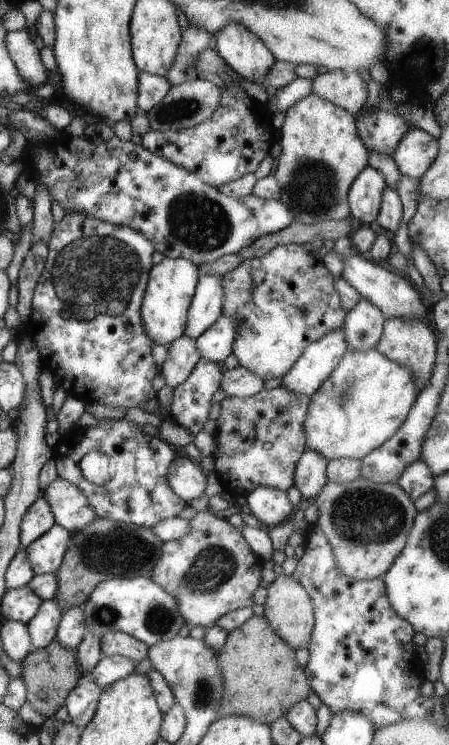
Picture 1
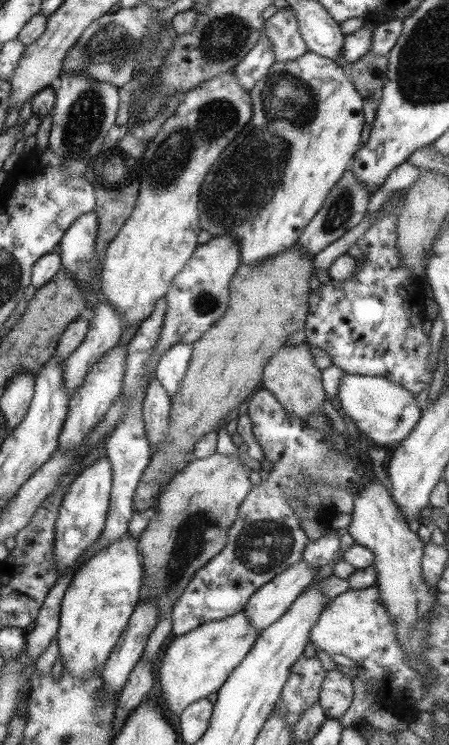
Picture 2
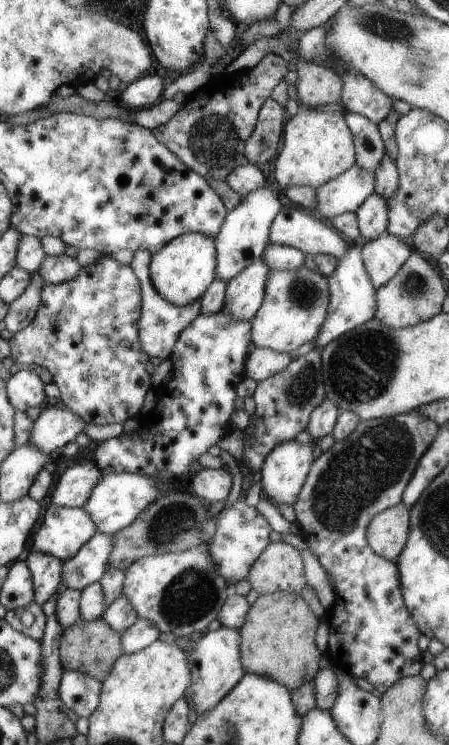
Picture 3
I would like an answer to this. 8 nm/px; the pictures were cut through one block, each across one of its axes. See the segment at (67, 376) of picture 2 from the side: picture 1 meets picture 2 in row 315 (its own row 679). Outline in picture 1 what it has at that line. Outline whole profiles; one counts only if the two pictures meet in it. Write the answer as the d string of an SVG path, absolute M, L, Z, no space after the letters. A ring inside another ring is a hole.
M104 655L91 671L91 678L102 689L135 672L137 663L124 655Z

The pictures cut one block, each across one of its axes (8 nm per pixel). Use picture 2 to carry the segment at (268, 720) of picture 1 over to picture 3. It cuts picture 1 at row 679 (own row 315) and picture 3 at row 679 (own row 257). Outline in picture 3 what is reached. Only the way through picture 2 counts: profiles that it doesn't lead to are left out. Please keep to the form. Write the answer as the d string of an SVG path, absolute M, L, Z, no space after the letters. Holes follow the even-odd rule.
M286 591L270 592L260 595L249 608L245 623L240 628L240 656L242 656L242 668L250 674L268 676L270 680L283 684L288 690L296 690L306 682L314 680L318 674L321 656L324 654L318 650L314 638L318 630L320 619L314 616L312 608L306 604L302 596L288 594Z

